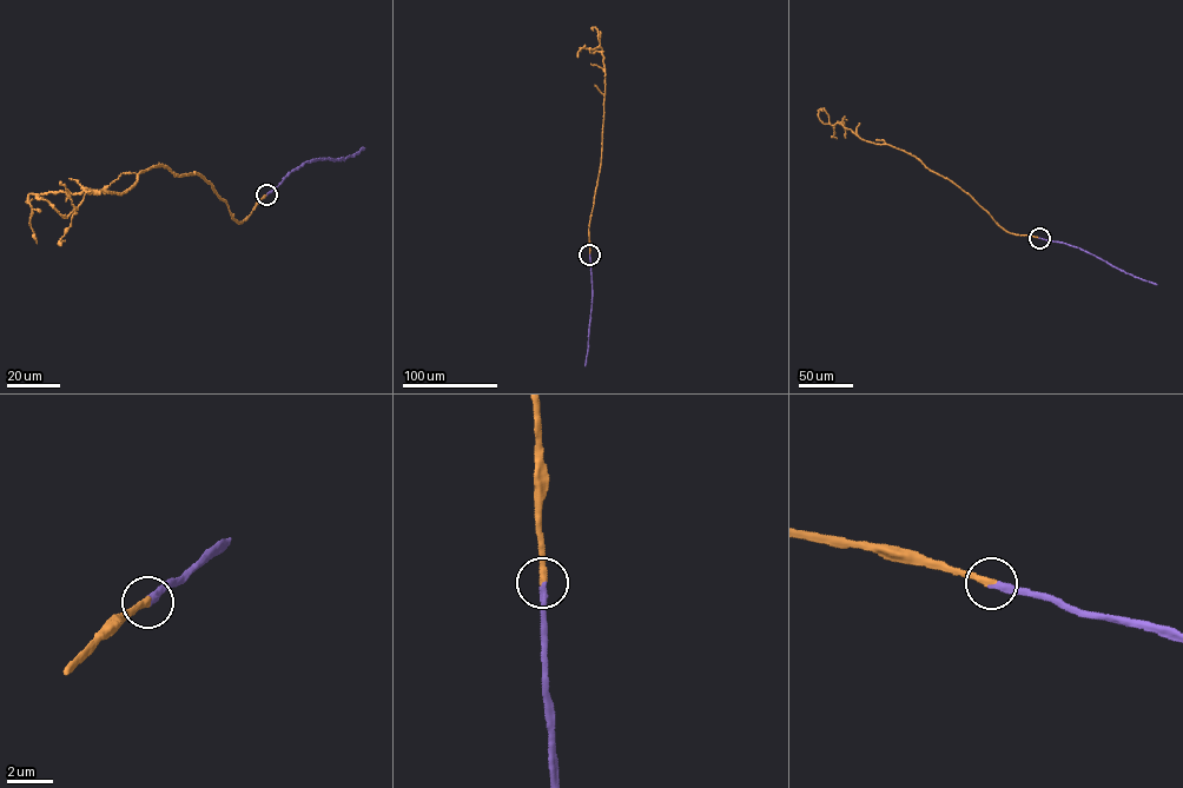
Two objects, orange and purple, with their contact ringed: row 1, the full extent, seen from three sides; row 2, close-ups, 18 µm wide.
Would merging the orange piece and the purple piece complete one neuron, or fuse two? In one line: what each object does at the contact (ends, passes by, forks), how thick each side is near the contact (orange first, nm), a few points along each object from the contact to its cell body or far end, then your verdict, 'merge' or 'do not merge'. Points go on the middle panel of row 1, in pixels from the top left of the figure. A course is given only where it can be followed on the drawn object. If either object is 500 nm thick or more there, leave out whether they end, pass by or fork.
orange ends; purple ends; calibres 320 and 280 nm; course orange (589, 255), (589, 227), (601, 159), (605, 72), (601, 52), (581, 47), (577, 57); course purple (589, 255), (592, 299), (585, 365); merge

